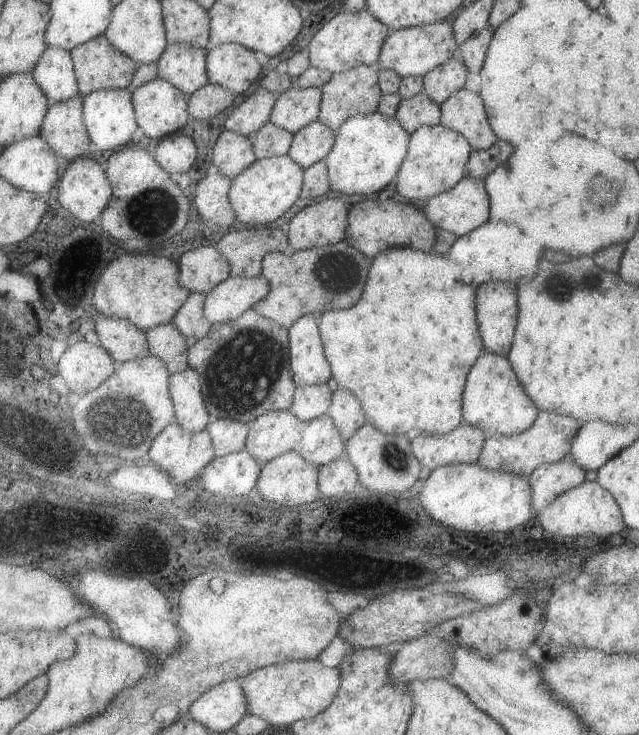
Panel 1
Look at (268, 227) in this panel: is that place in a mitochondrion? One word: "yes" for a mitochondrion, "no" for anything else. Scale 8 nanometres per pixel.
no

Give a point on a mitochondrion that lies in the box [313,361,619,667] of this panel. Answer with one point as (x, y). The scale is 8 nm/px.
(395, 457)

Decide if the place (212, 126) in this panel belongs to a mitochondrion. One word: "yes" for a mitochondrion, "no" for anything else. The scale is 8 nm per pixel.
no

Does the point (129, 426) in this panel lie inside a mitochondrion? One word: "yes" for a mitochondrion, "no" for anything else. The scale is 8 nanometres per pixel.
yes

